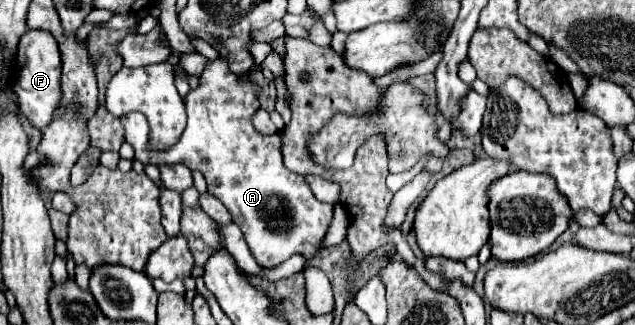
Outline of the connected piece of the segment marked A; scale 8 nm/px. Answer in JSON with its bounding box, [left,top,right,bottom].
[121,54,333,268]

